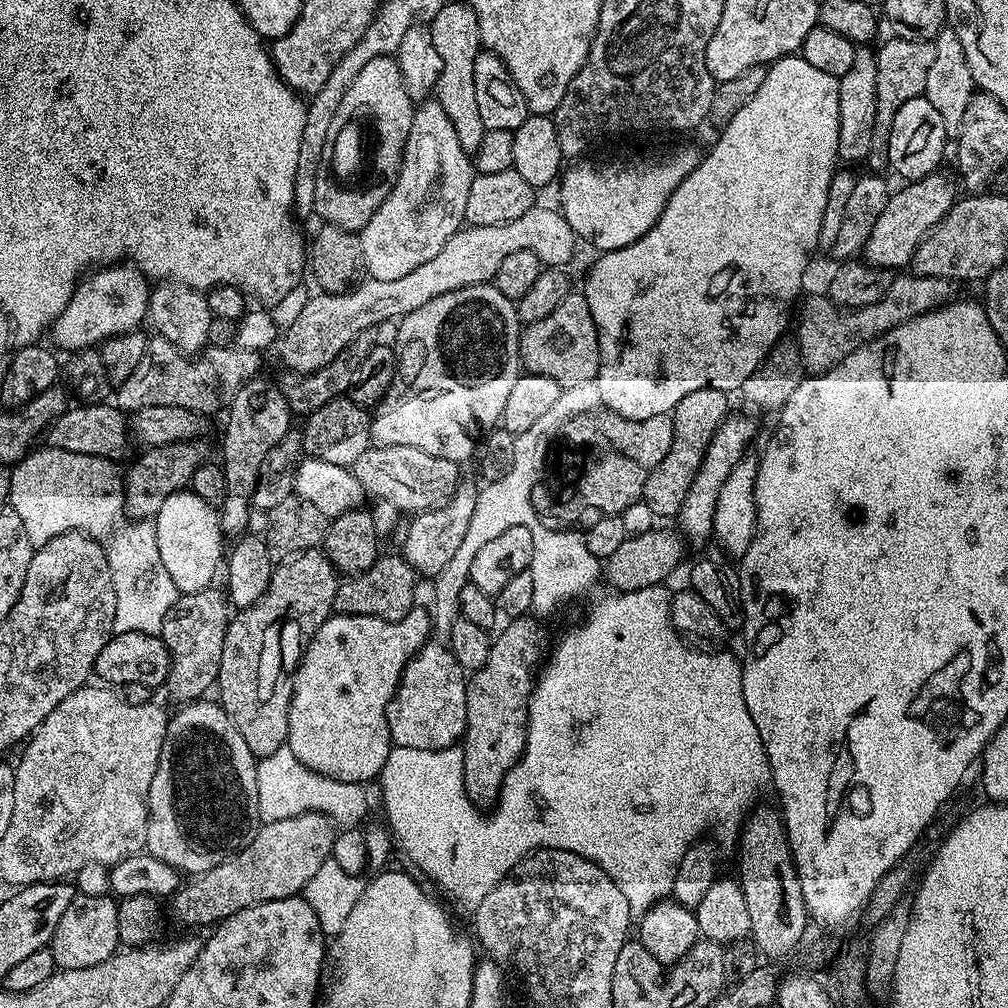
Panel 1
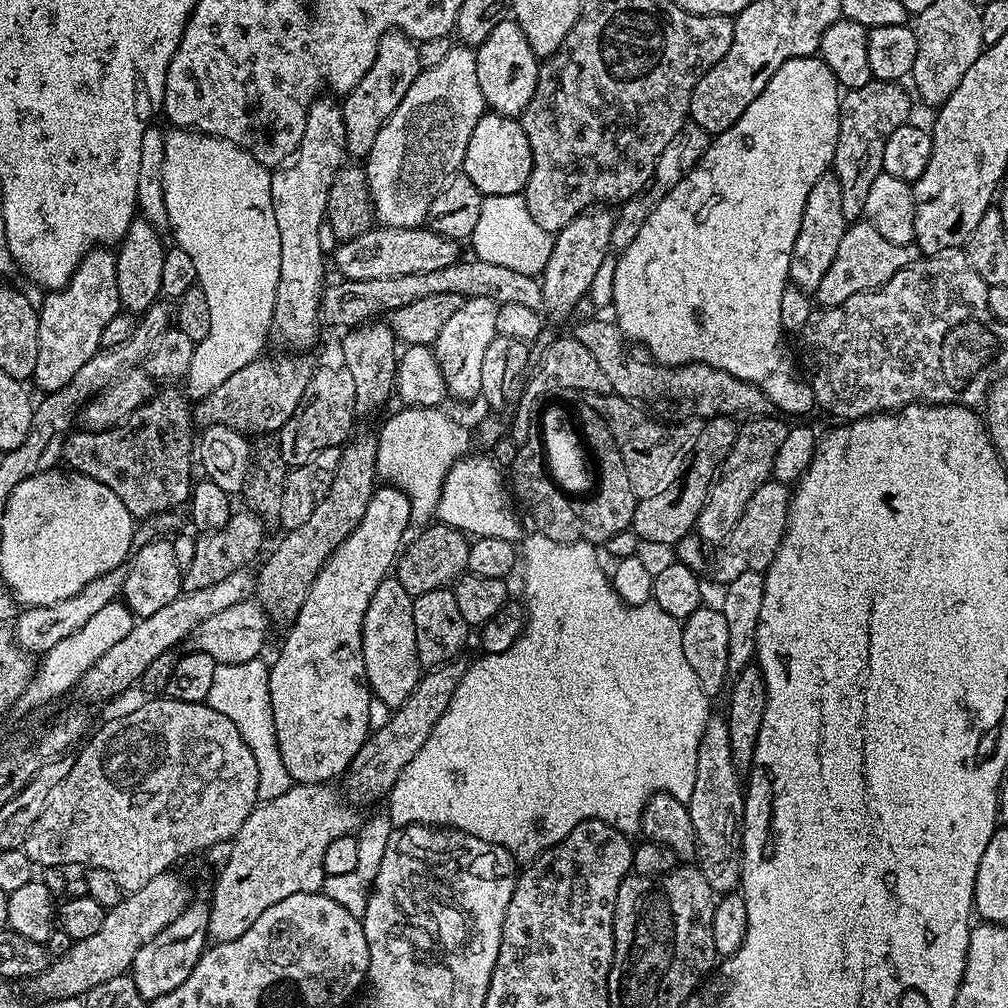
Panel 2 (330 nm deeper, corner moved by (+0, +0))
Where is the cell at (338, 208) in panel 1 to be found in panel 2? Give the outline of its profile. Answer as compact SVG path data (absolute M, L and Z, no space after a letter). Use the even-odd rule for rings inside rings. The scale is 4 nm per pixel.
M399 30L382 34L374 66L366 70L366 78L362 78L362 82L358 82L358 86L354 86L354 90L347 93L342 100L349 157L366 158L370 154L374 138L378 138L378 130L382 130L390 114L398 110L398 102L406 98L406 90L410 90L414 78L418 78L421 71L417 41Z

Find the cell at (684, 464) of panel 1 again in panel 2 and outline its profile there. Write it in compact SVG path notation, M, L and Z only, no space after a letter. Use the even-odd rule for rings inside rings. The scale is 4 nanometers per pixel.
M715 416L714 419L707 421L696 433L696 447L686 468L687 476L675 489L674 494L667 496L664 492L654 498L637 500L631 531L635 532L641 542L645 545L675 546L680 543L682 537L689 535L695 529L696 519L708 496L708 489L717 479L720 465L734 446L737 427L737 421L731 416ZM667 500L669 505L666 504Z

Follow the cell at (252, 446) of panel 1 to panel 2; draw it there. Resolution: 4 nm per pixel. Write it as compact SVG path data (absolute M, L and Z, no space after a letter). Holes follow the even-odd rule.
M324 94L313 100L308 107L306 130L302 130L302 142L298 142L298 150L292 159L279 165L272 172L270 182L270 198L274 202L274 222L278 222L278 242L282 246L282 262L278 266L278 290L274 298L274 314L270 329L274 340L281 344L281 349L292 354L304 354L307 348L316 344L320 336L322 321L320 319L320 299L326 287L324 280L324 236L328 199L330 198L330 182L334 182L334 174L345 167L348 147L346 146L346 126L344 125L344 109L339 103L331 100L331 95Z

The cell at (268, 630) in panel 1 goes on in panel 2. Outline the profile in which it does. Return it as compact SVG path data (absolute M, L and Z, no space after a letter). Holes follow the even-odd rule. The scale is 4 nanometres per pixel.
M353 435L340 448L334 482L330 482L326 498L322 498L322 502L314 506L314 514L310 514L309 520L303 526L298 526L298 530L293 532L285 531L280 545L269 554L268 562L261 570L260 576L258 572L254 592L258 602L273 621L295 621L296 615L302 610L302 602L306 602L314 586L314 578L318 578L330 554L334 554L334 550L356 529L358 522L362 522L366 506L370 506L372 493L378 487L377 458L378 446L375 435Z

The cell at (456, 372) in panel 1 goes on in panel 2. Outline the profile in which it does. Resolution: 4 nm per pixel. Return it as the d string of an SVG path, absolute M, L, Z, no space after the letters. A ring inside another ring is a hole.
M490 298L465 299L464 305L446 321L442 334L438 334L434 351L438 358L438 366L448 387L448 396L457 396L460 400L477 399L482 390L482 358L486 354L486 346L496 334L494 318L497 305Z

